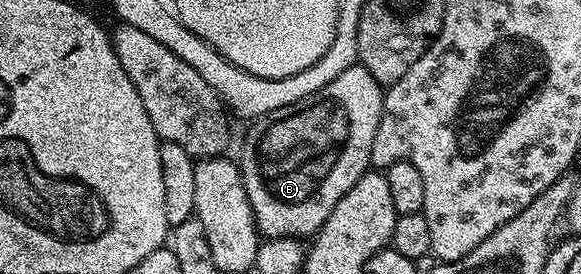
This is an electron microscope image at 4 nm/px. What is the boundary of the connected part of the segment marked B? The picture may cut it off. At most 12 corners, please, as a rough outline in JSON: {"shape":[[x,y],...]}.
{"shape":[[357,63],[259,116],[240,159],[263,237],[310,238],[371,167]]}

